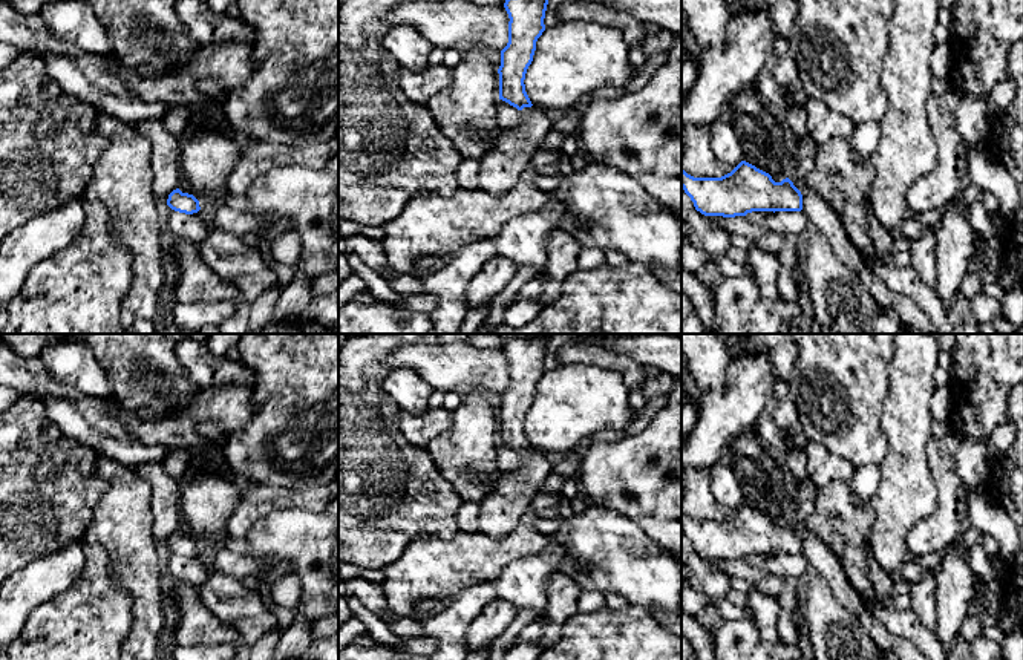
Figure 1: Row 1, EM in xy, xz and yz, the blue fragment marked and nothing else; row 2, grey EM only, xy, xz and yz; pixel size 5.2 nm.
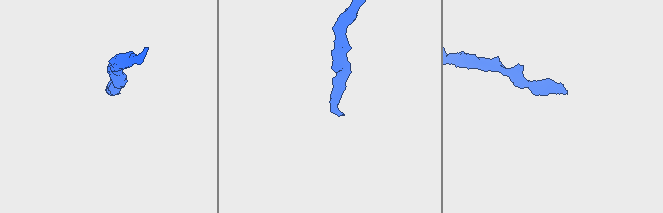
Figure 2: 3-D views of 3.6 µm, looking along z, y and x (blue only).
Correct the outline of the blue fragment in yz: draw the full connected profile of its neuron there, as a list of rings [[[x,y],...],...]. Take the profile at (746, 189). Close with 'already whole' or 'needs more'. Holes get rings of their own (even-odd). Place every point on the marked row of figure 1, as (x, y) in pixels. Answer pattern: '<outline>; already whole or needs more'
[[[833,136],[816,147],[813,168],[801,188],[789,178],[775,182],[769,173],[746,161],[721,178],[694,178],[681,168],[681,188],[704,216],[801,211],[802,194],[810,191],[836,211],[861,254],[878,254],[867,224],[873,181],[870,158],[859,156],[848,136]]]; needs more

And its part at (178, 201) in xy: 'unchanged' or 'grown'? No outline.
grown

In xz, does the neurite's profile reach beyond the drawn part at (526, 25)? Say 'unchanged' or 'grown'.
grown

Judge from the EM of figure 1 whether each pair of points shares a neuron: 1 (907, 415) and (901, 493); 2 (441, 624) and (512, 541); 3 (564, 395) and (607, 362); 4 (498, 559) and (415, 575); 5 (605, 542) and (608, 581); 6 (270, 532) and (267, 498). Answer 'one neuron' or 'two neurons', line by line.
1: one neuron
2: two neurons
3: two neurons
4: one neuron
5: one neuron
6: two neurons

